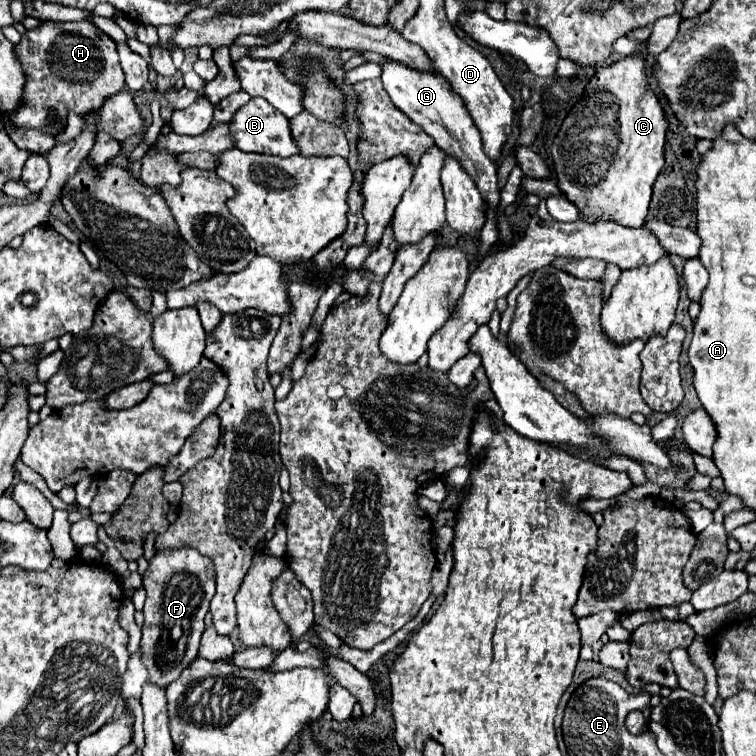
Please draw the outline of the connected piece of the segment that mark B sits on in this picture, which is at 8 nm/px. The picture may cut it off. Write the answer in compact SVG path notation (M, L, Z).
M250 98L250 104L238 108L228 122L230 134L234 138L234 146L244 152L260 152L260 154L274 154L274 156L292 156L298 154L298 146L292 140L288 118L280 114L268 100L264 98Z

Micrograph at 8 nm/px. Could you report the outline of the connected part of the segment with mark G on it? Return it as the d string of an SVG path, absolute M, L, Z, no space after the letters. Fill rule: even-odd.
M388 60L380 64L382 68L382 84L392 102L418 126L422 126L428 134L432 134L436 146L444 152L452 152L464 160L464 168L468 168L468 174L476 180L476 186L480 188L480 194L488 202L488 206L496 206L500 202L500 192L496 186L496 166L490 158L482 152L482 140L480 132L474 126L472 116L468 116L468 110L464 108L464 102L456 92L452 92L450 84L430 72L418 72L414 68L408 68L406 64L400 64L396 60Z

